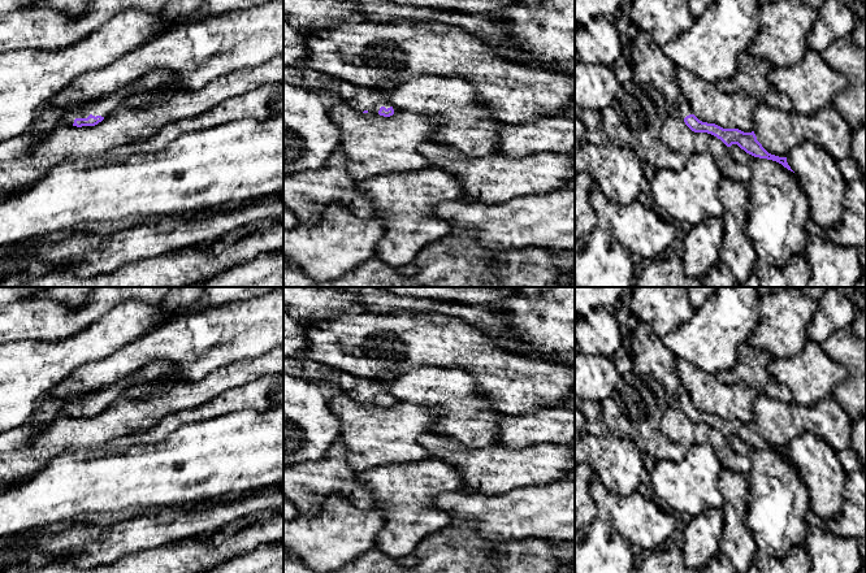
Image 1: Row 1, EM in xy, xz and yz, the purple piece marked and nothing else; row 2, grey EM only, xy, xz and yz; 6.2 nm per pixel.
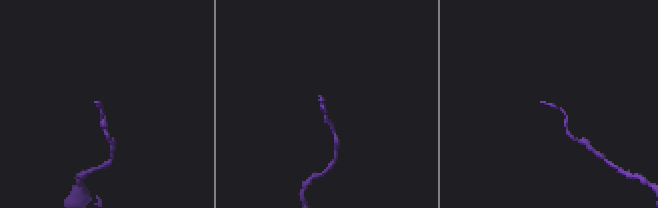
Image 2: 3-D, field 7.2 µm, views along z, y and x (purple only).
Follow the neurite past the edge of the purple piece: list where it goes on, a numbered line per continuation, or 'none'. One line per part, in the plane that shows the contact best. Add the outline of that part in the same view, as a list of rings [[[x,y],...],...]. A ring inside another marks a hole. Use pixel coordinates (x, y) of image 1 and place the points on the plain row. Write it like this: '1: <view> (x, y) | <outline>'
1: xy (102, 398) | [[[125,381],[121,385],[114,385],[107,388],[96,390],[86,394],[81,399],[73,401],[65,401],[60,414],[65,417],[73,417],[75,409],[87,409],[90,405],[107,408],[121,392],[129,386]]]

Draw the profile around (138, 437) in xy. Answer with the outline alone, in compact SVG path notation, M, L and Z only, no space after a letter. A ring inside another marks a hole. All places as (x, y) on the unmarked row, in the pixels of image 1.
M283 373L263 376L252 383L225 391L220 396L202 404L200 407L172 413L147 431L138 431L135 434L112 439L98 448L122 448L133 443L155 442L174 433L181 425L185 424L204 421L242 409L269 409L276 405L268 398L269 390L280 383L283 383Z

